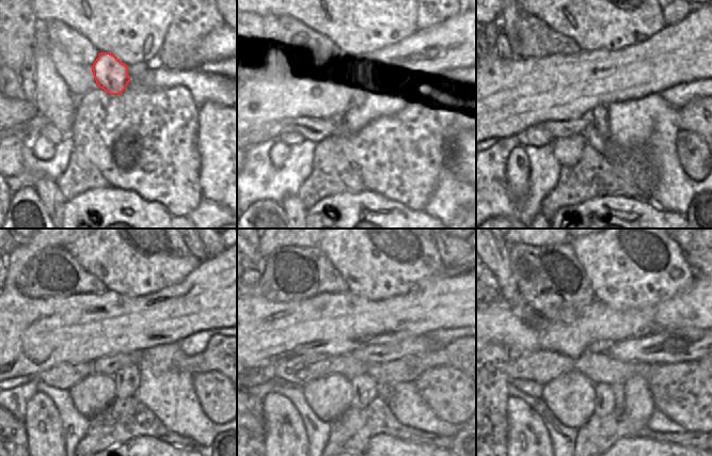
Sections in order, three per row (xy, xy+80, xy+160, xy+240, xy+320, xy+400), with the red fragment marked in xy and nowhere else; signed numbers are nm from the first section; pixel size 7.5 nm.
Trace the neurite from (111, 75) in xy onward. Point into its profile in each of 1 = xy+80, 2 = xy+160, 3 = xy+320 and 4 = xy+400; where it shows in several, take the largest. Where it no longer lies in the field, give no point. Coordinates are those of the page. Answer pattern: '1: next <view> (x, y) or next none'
1: next xy+80 (358, 93)
2: next xy+160 (599, 115)
3: next xy+320 (365, 389)
4: next xy+400 (604, 406)

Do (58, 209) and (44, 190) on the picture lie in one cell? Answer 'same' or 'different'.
same

